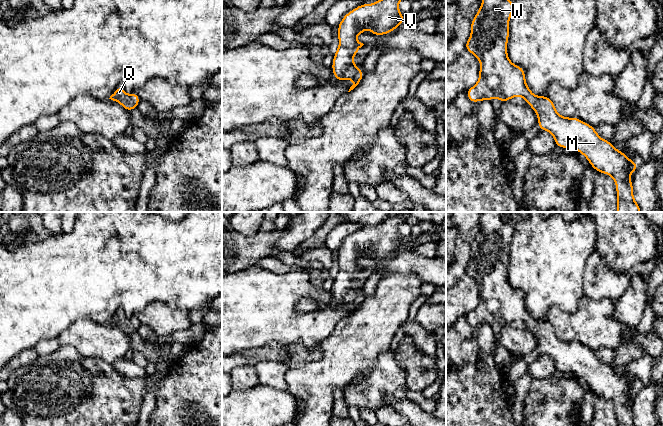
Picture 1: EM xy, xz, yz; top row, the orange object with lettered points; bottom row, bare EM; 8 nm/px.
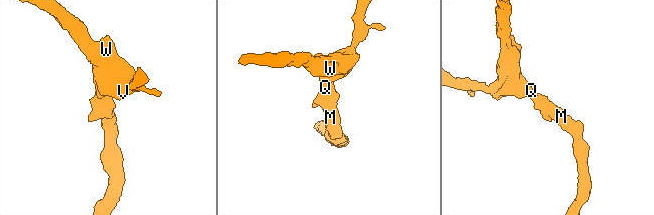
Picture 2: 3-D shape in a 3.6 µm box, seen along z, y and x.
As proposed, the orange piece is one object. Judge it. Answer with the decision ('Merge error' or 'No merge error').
No merge error

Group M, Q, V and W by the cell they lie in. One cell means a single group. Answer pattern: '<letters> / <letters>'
M Q V W

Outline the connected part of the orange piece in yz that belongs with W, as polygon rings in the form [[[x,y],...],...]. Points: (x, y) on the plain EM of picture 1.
[[[483,212],[482,229],[471,245],[471,257],[465,267],[465,273],[472,277],[480,286],[479,304],[466,315],[472,327],[498,322],[501,326],[520,320],[532,331],[538,340],[541,355],[549,355],[556,370],[574,372],[583,378],[590,389],[599,397],[610,399],[616,408],[617,426],[636,426],[633,419],[633,407],[629,400],[636,395],[638,385],[632,386],[624,376],[618,375],[614,369],[602,363],[595,352],[579,342],[566,342],[557,337],[553,325],[547,320],[534,319],[525,304],[525,296],[521,290],[514,289],[508,282],[507,267],[509,262],[509,244],[514,229],[511,223],[501,218],[500,212]]]

